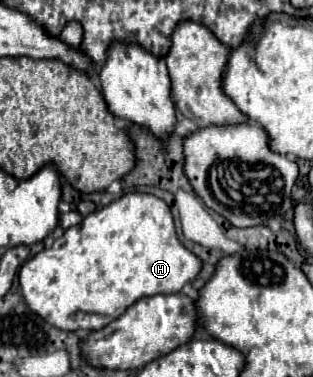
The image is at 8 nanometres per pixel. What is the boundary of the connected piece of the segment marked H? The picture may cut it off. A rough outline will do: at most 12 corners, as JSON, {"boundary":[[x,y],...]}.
{"boundary":[[127,193],[23,263],[25,303],[99,331],[201,259]]}

